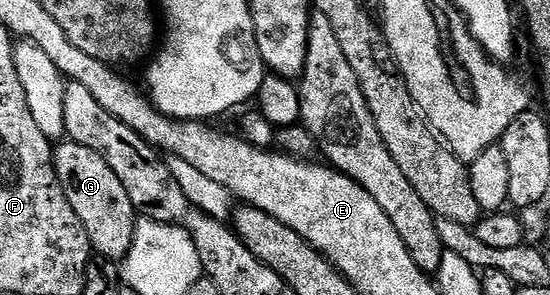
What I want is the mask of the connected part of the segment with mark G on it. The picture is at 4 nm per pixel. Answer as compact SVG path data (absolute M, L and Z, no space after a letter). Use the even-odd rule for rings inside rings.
M62 141L54 147L54 168L68 197L68 205L76 209L76 217L80 217L88 233L93 254L115 261L125 259L132 249L136 212L132 197L128 197L124 185L120 185L120 177L108 169L108 161L84 145Z

